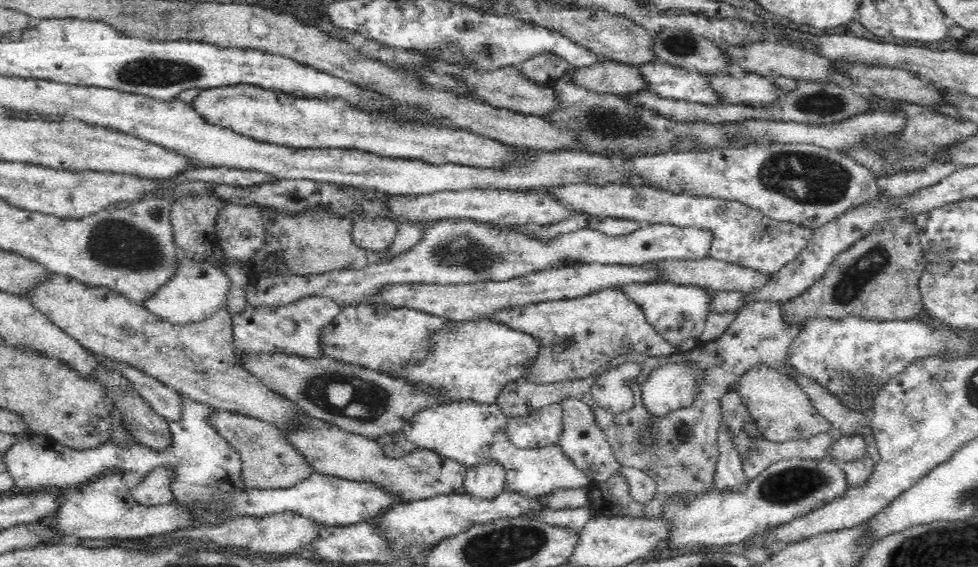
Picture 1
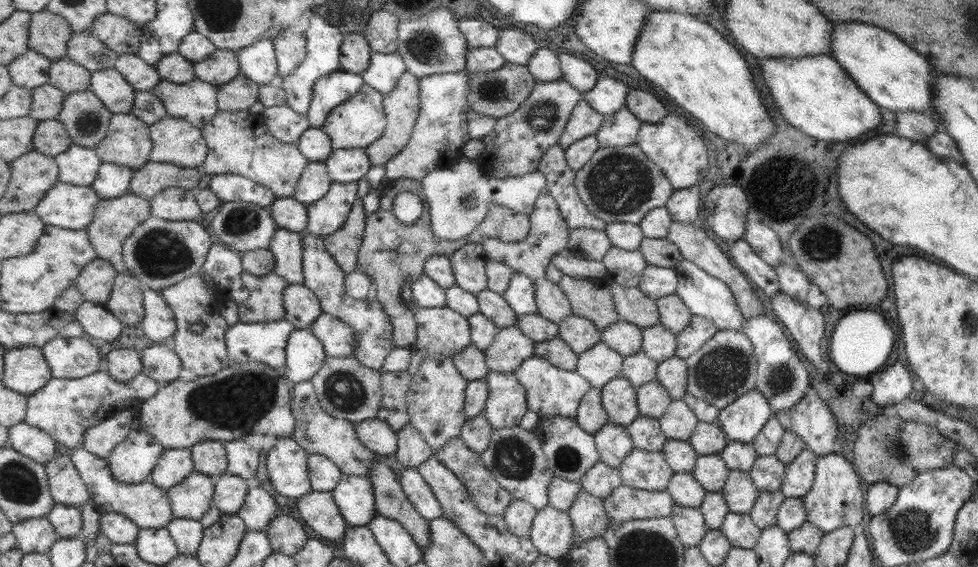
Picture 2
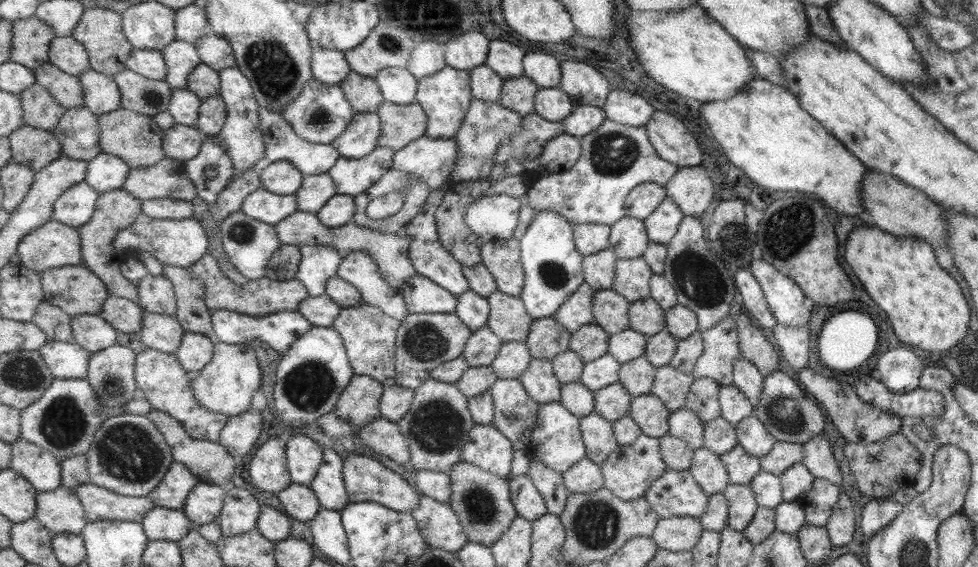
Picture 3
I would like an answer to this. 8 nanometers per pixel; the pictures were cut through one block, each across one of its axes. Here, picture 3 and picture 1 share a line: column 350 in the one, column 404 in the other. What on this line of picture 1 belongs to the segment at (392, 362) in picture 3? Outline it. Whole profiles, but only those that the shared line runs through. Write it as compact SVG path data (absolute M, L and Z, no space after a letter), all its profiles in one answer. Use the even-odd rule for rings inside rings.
M370 302L346 305L332 322L326 323L319 330L319 350L324 357L378 369L380 372L384 369L386 372L408 359L419 361L427 351L431 332L448 321L450 320L406 307L392 308Z

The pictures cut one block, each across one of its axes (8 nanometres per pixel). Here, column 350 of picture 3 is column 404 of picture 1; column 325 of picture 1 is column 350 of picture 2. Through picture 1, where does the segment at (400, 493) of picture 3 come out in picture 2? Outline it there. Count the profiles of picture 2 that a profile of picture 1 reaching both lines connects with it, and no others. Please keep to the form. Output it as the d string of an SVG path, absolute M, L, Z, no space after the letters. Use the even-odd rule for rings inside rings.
M311 381L294 385L292 408L298 426L294 432L294 440L309 454L323 454L342 468L345 476L356 476L368 481L377 454L364 446L358 438L356 422L335 418L329 411L323 409L321 401Z

